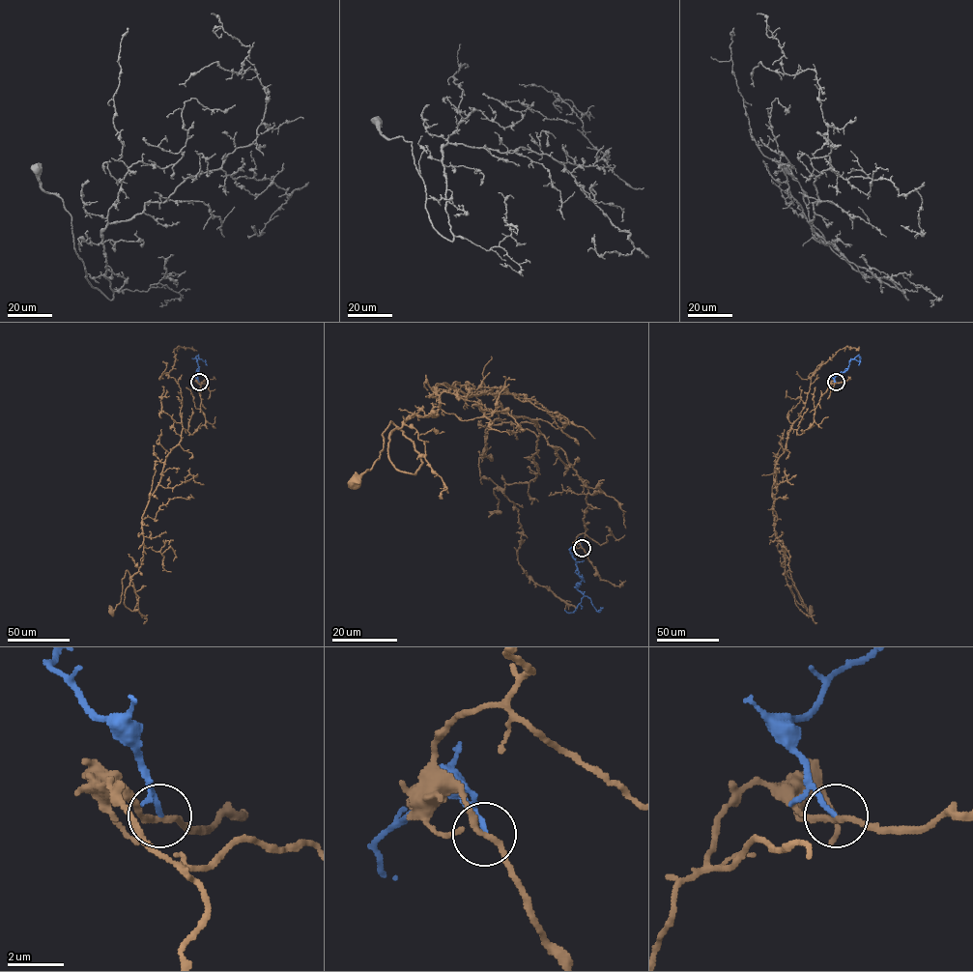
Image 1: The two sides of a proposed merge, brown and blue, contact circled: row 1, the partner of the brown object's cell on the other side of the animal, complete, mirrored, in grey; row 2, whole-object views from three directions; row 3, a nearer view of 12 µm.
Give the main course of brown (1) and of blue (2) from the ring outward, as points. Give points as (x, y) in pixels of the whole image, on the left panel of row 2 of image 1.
1: (198, 383), (206, 422), (182, 430), (142, 518), (143, 561), (124, 604), (136, 605), (127, 570), (111, 612)
2: (198, 383), (194, 376), (198, 370), (197, 359), (205, 361), (207, 365)

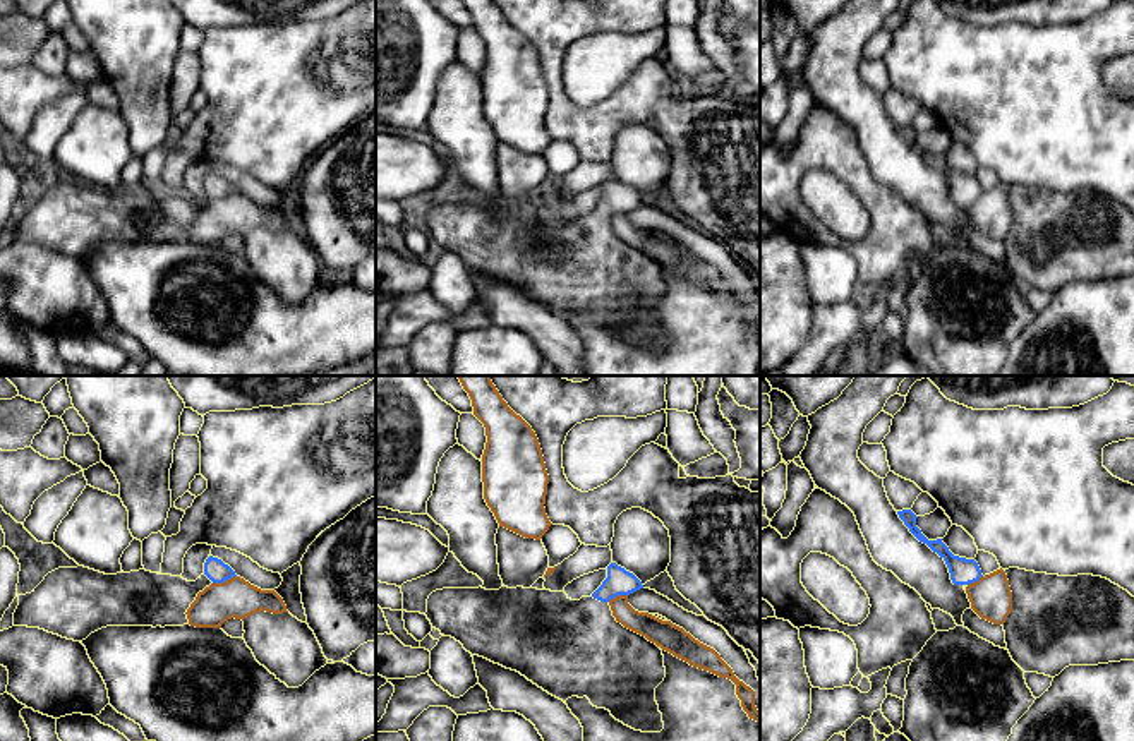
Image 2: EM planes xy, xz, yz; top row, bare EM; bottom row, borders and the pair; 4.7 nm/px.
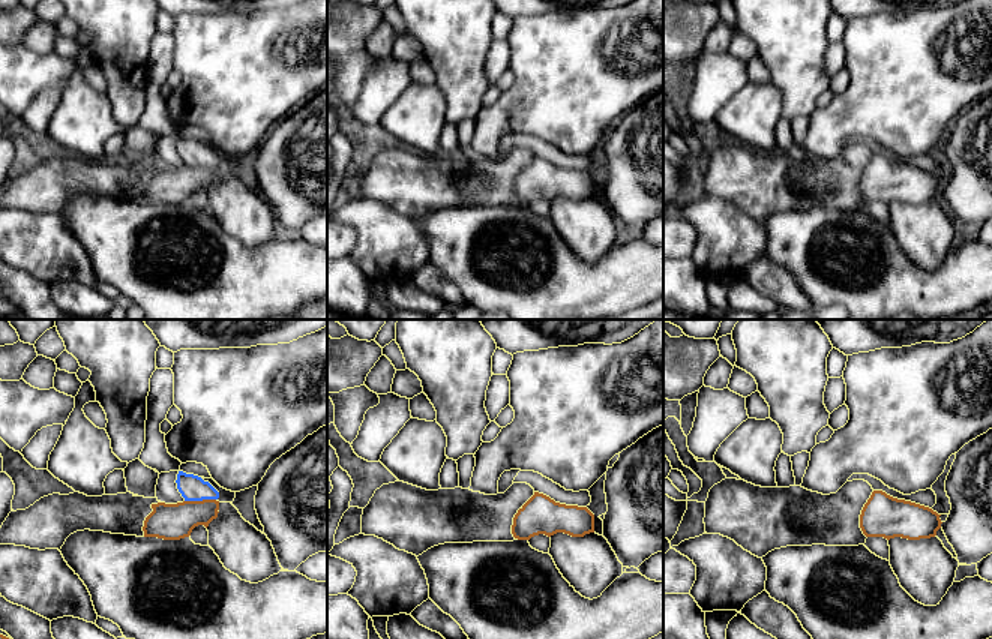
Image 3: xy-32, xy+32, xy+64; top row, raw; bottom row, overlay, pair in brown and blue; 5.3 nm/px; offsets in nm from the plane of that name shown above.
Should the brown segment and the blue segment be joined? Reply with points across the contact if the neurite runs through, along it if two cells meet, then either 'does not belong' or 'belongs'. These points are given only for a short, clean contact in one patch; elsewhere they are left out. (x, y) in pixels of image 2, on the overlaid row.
border xy (235, 575), (213, 584); does not belong

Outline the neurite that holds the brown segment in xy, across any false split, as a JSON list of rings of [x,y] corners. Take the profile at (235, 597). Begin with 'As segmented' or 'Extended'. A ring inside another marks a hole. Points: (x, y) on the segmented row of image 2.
As segmented. [[[233,576],[223,583],[211,583],[199,592],[185,614],[190,626],[221,628],[232,618],[244,621],[261,611],[288,612],[274,590],[261,590],[244,578]]]

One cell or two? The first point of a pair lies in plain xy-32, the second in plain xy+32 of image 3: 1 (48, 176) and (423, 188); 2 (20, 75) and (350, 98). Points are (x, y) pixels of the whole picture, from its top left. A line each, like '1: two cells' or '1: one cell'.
1: one cell
2: one cell

